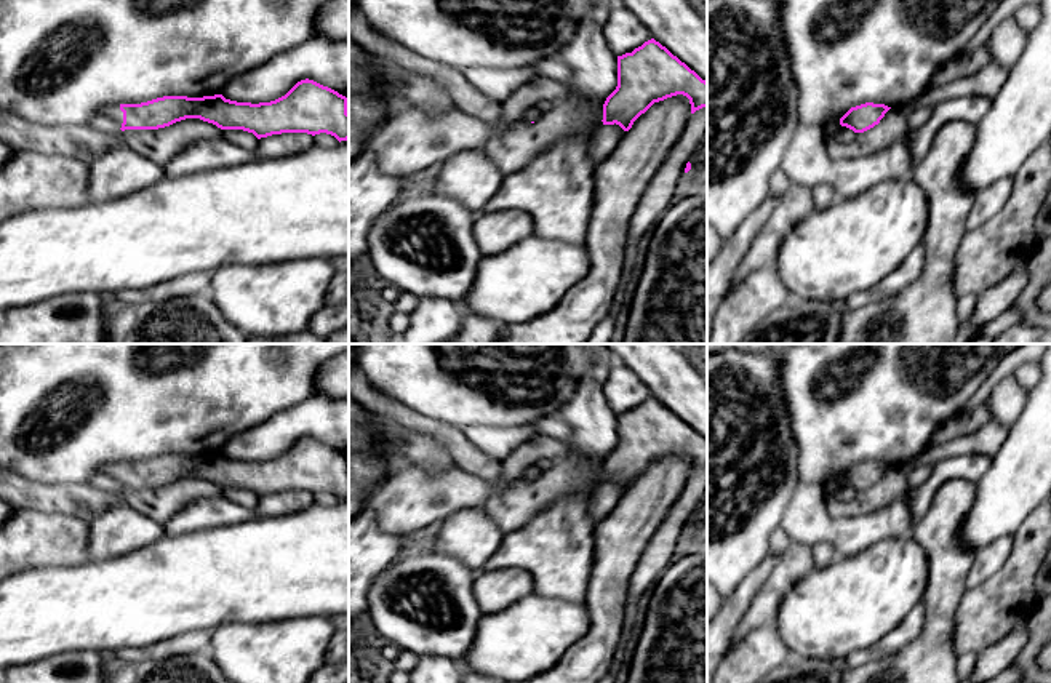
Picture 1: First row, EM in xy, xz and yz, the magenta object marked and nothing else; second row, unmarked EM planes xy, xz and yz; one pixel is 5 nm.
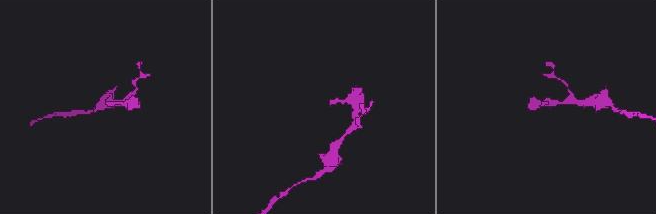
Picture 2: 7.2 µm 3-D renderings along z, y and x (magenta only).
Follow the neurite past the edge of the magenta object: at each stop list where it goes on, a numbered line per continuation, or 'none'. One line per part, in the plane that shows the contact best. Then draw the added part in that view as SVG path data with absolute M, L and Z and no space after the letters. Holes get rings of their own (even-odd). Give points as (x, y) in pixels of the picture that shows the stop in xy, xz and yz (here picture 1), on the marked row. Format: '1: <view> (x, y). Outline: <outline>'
1: xy (112, 111). Outline: M109 104L99 109L99 115L106 115L114 120L114 123L122 128L123 112L120 110L120 104Z

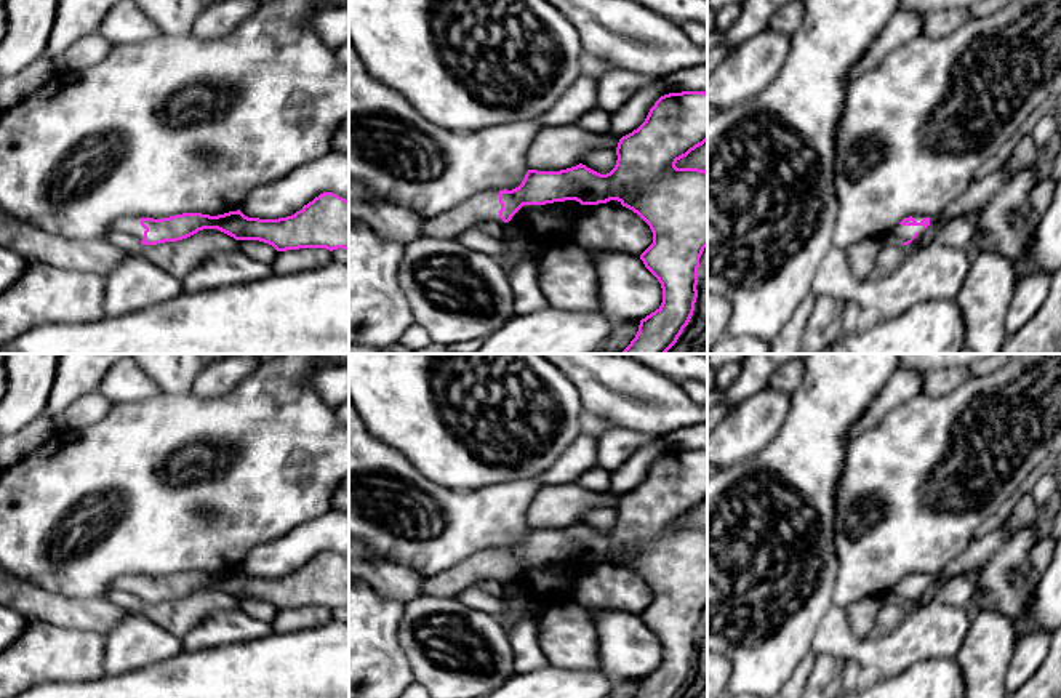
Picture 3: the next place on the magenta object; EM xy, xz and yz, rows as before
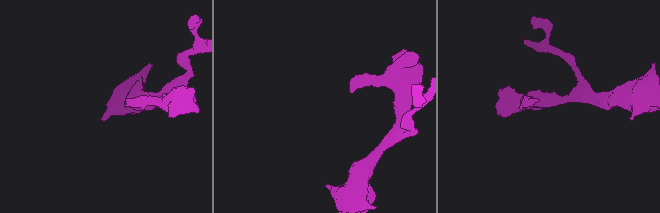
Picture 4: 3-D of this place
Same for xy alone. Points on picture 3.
1: xy (132, 224). Outline: M125 216L125 218L118 218L117 221L114 221L110 224L109 231L110 232L112 231L128 232L141 242L142 237L144 237L146 229L141 226L141 218L139 216Z

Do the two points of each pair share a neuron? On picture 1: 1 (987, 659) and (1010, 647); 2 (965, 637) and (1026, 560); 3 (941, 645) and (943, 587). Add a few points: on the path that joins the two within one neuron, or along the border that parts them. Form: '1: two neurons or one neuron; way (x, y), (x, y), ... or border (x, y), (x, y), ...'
1: one neuron; way (992, 659), (1005, 651)
2: one neuron; way (984, 618), (1011, 591), (1016, 579)
3: one neuron; way (941, 631), (941, 602)

